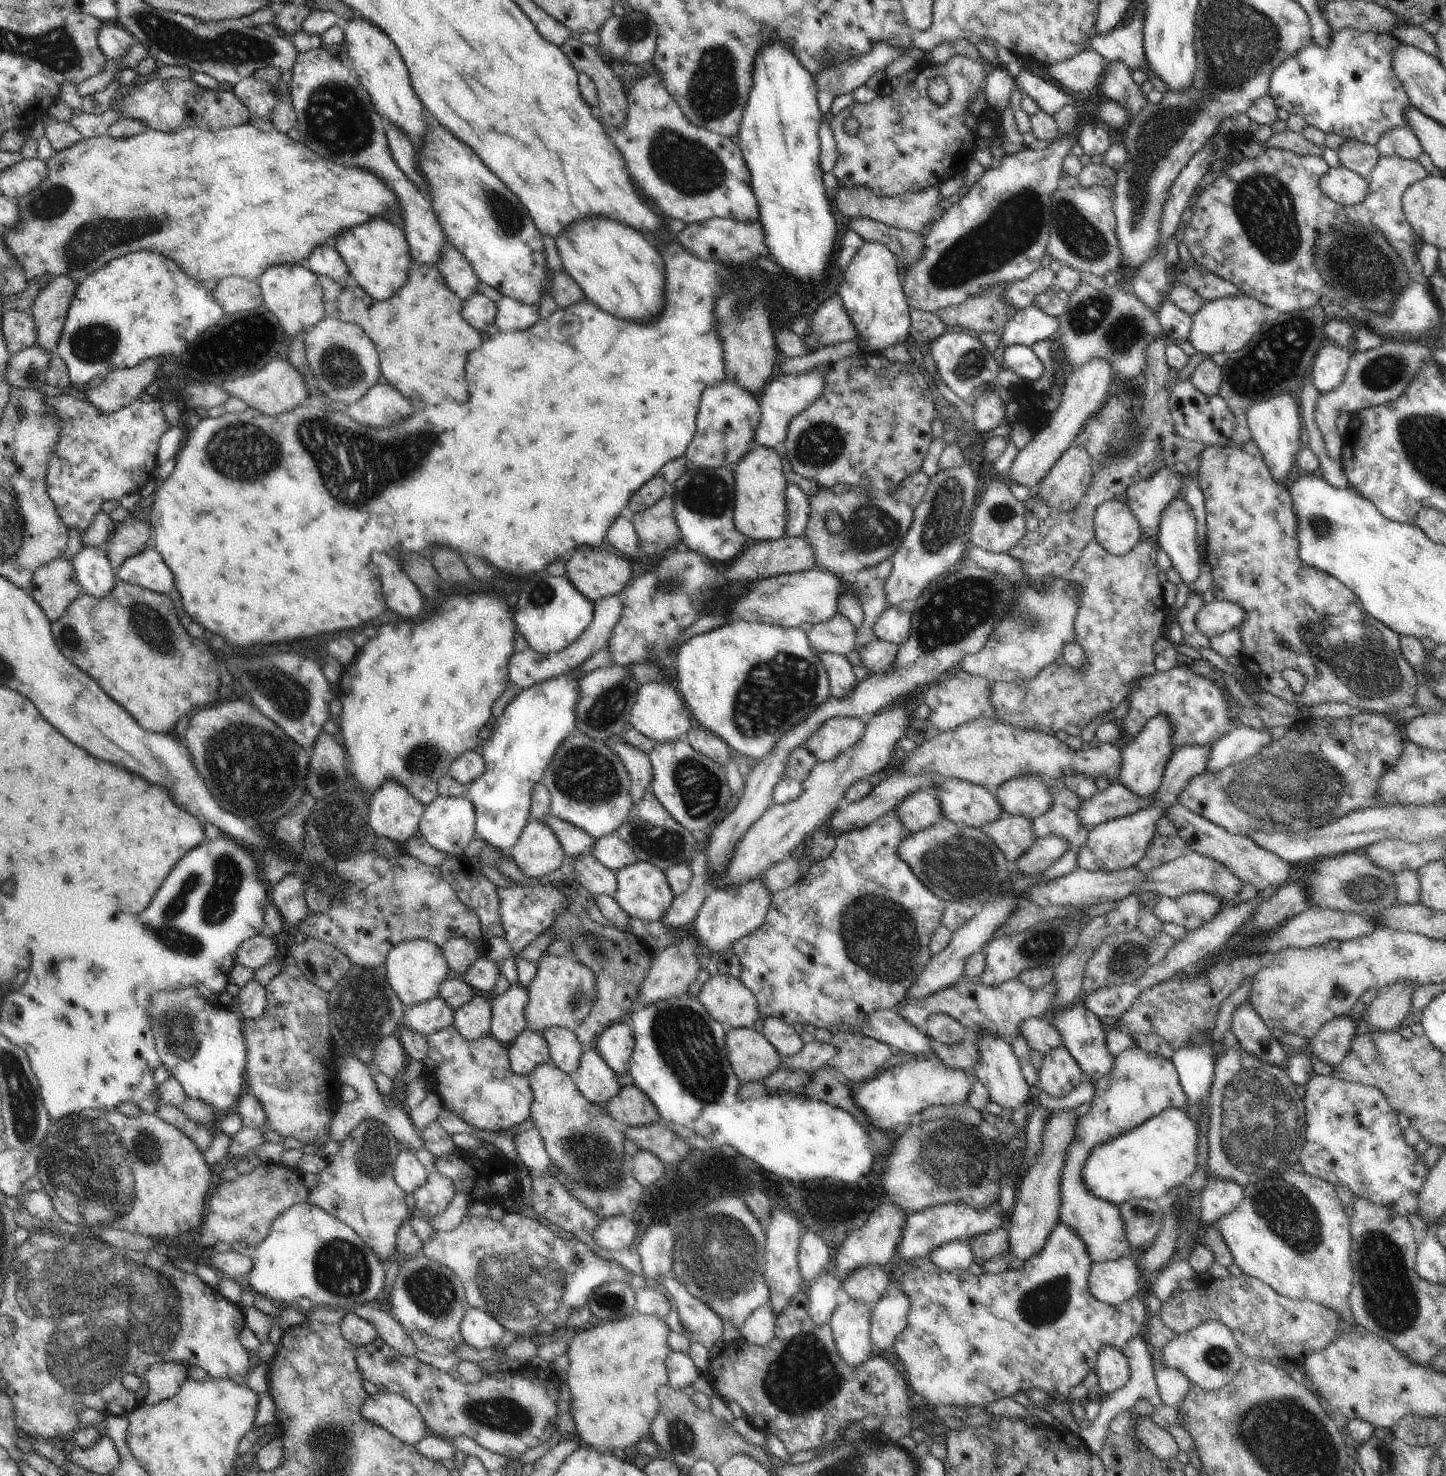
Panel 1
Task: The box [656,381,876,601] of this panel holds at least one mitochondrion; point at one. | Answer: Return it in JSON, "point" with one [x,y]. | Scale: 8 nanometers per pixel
{"point":[709,494]}

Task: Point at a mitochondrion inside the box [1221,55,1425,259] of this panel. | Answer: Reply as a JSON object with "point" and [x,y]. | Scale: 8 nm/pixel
{"point":[1394,177]}

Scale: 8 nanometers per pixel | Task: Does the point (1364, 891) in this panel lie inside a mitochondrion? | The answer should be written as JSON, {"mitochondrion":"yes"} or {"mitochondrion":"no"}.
{"mitochondrion":"yes"}

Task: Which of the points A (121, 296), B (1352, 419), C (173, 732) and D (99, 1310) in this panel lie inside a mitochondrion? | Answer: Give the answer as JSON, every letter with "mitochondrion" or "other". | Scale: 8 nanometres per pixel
{"A":"other","B":"other","C":"other","D":"mitochondrion"}

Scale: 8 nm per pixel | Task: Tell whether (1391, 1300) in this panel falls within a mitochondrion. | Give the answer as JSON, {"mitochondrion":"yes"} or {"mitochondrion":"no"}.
{"mitochondrion":"yes"}

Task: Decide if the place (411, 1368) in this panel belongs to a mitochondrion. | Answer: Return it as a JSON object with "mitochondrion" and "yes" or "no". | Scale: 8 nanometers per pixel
{"mitochondrion":"no"}

